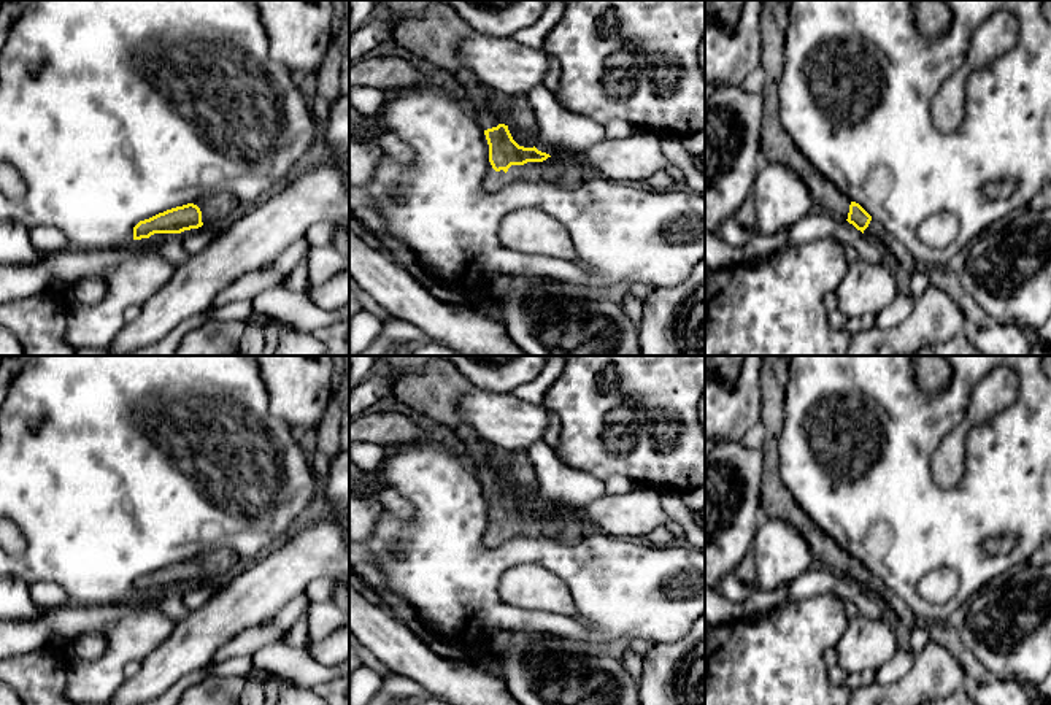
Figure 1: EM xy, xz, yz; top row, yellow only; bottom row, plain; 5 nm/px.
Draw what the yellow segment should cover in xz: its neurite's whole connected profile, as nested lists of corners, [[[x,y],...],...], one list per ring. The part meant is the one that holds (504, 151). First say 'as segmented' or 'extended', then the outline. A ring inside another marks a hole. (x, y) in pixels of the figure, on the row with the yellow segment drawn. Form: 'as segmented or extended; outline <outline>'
extended; outline [[[437,0],[429,6],[427,13],[421,17],[408,17],[397,22],[392,29],[391,38],[402,48],[408,49],[411,54],[422,60],[435,64],[437,67],[448,71],[452,78],[452,84],[468,97],[475,108],[476,118],[484,130],[489,144],[489,162],[495,171],[503,170],[513,178],[521,178],[529,183],[565,183],[572,170],[572,162],[567,159],[549,156],[546,152],[533,148],[519,146],[508,125],[502,122],[502,97],[494,91],[481,84],[462,64],[457,52],[460,41],[473,29],[449,6],[445,0]]]

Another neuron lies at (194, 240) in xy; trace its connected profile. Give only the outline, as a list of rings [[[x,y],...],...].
[[[229,222],[216,225],[202,225],[198,229],[184,230],[179,233],[183,248],[192,257],[203,251],[208,246],[208,243],[219,237],[227,227]]]

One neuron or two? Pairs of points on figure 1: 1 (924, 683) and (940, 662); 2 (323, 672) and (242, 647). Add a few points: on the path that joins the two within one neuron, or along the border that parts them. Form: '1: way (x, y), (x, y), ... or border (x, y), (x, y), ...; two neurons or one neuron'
1: way (929, 678), (935, 667); one neuron
2: border (281, 640), (264, 643), (253, 654); two neurons

